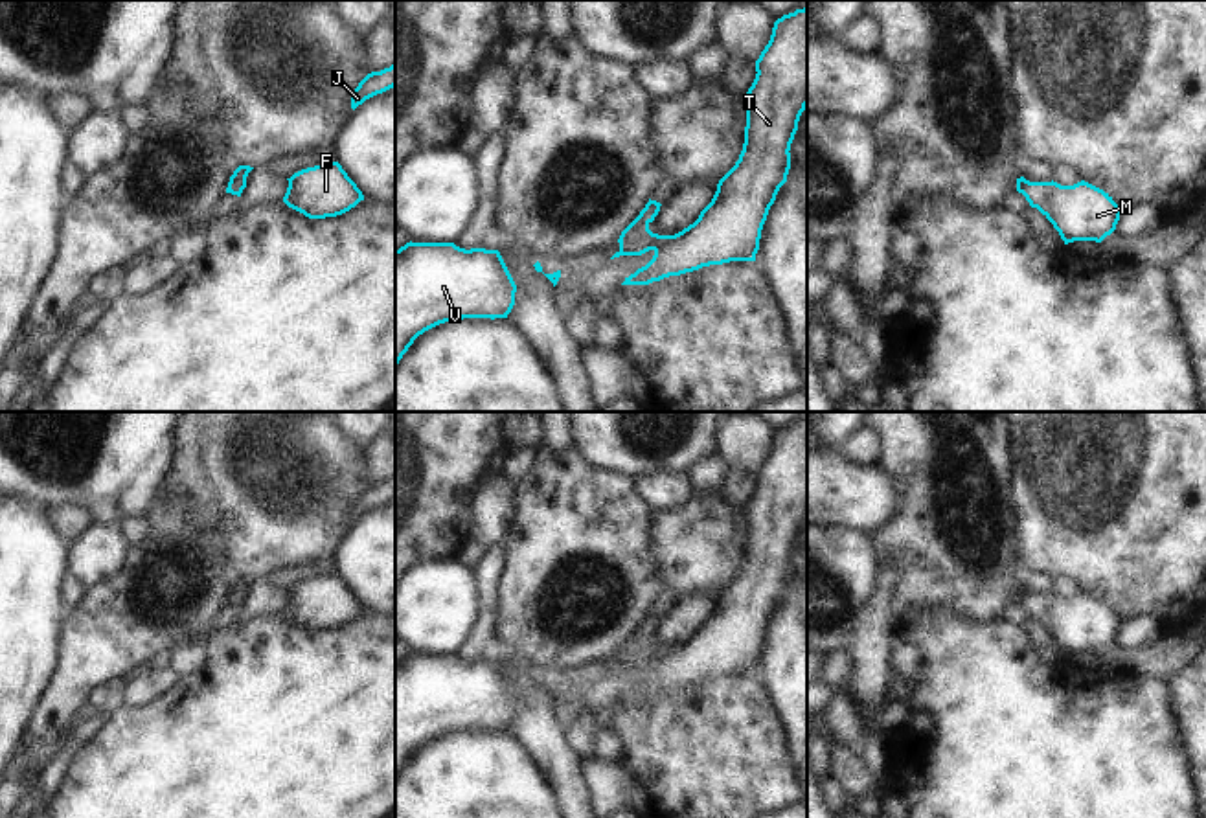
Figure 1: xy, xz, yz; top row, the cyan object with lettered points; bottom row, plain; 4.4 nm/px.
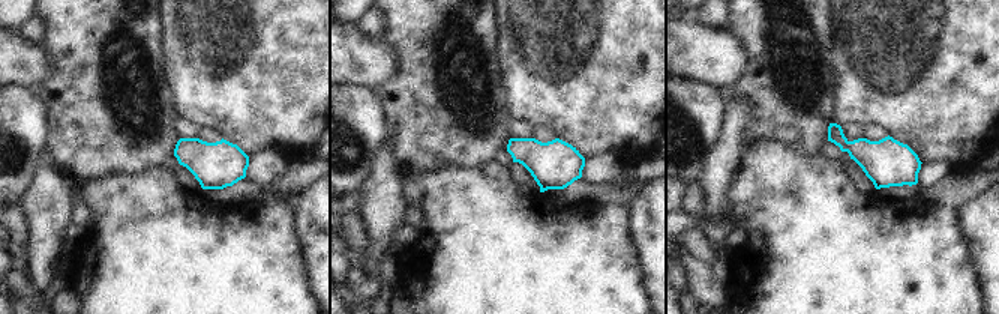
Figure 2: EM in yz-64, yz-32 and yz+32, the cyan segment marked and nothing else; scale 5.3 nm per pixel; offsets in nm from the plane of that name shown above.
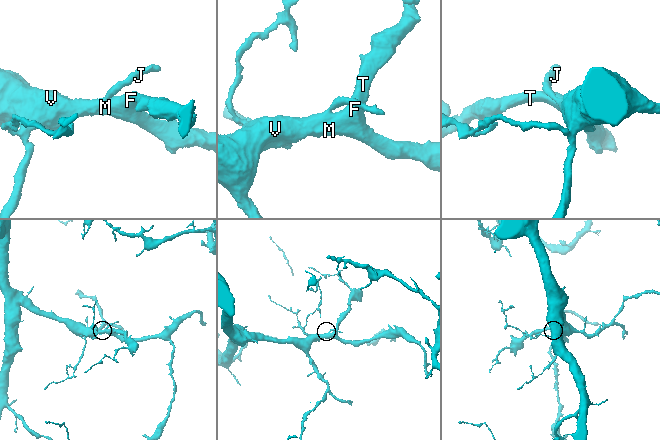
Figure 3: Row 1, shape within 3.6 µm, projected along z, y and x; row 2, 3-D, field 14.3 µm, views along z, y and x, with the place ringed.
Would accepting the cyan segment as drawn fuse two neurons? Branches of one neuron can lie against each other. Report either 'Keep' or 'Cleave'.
Keep

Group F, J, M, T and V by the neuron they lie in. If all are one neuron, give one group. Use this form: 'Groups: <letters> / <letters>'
Groups: F J M T V

